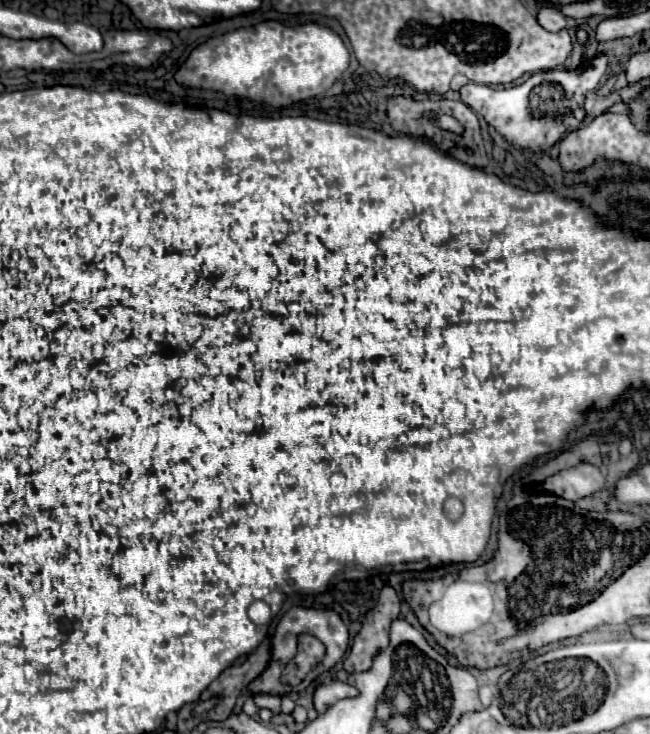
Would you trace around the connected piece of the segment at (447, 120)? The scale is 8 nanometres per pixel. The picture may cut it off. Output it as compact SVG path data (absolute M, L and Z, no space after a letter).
M439 116L435 122L437 122L437 126L445 128L445 130L451 130L451 132L457 132L457 134L463 132L463 126L455 118L451 118L451 116Z

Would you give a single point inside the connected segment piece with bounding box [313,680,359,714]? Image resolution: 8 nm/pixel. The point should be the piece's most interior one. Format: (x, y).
(328, 694)

